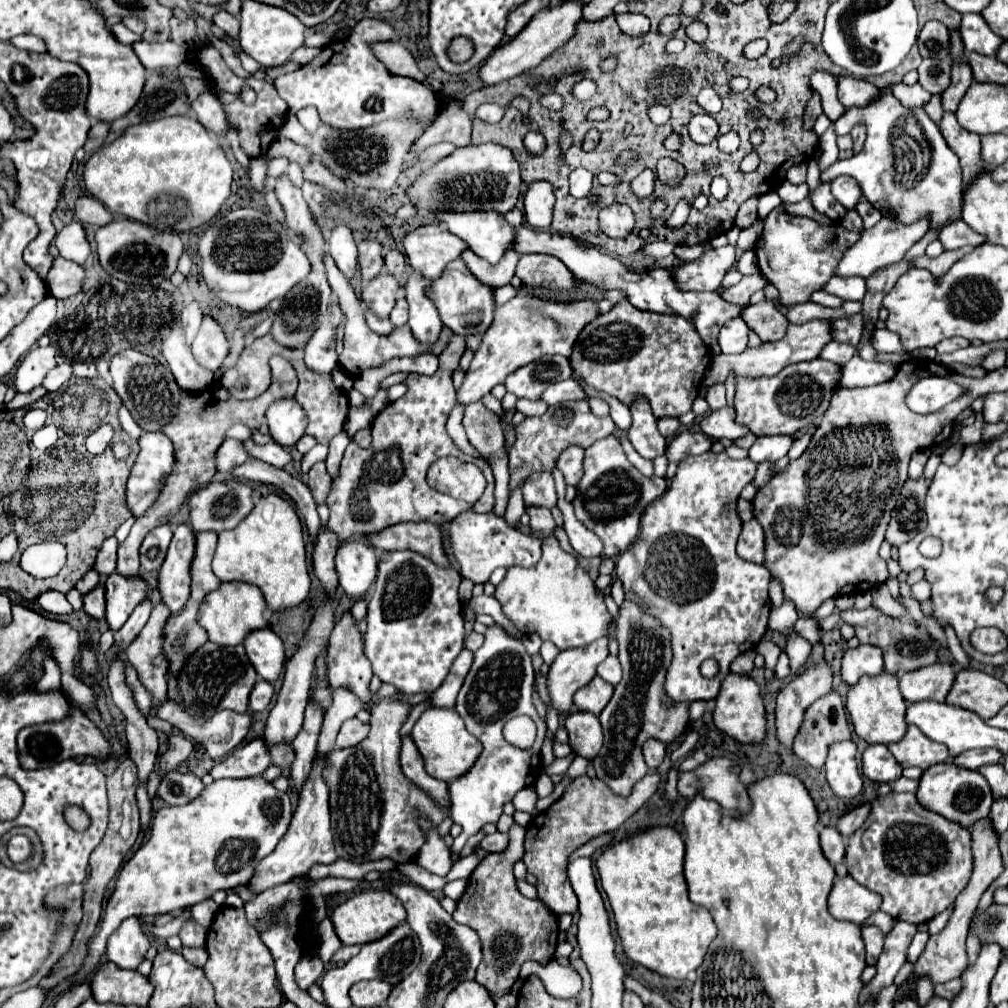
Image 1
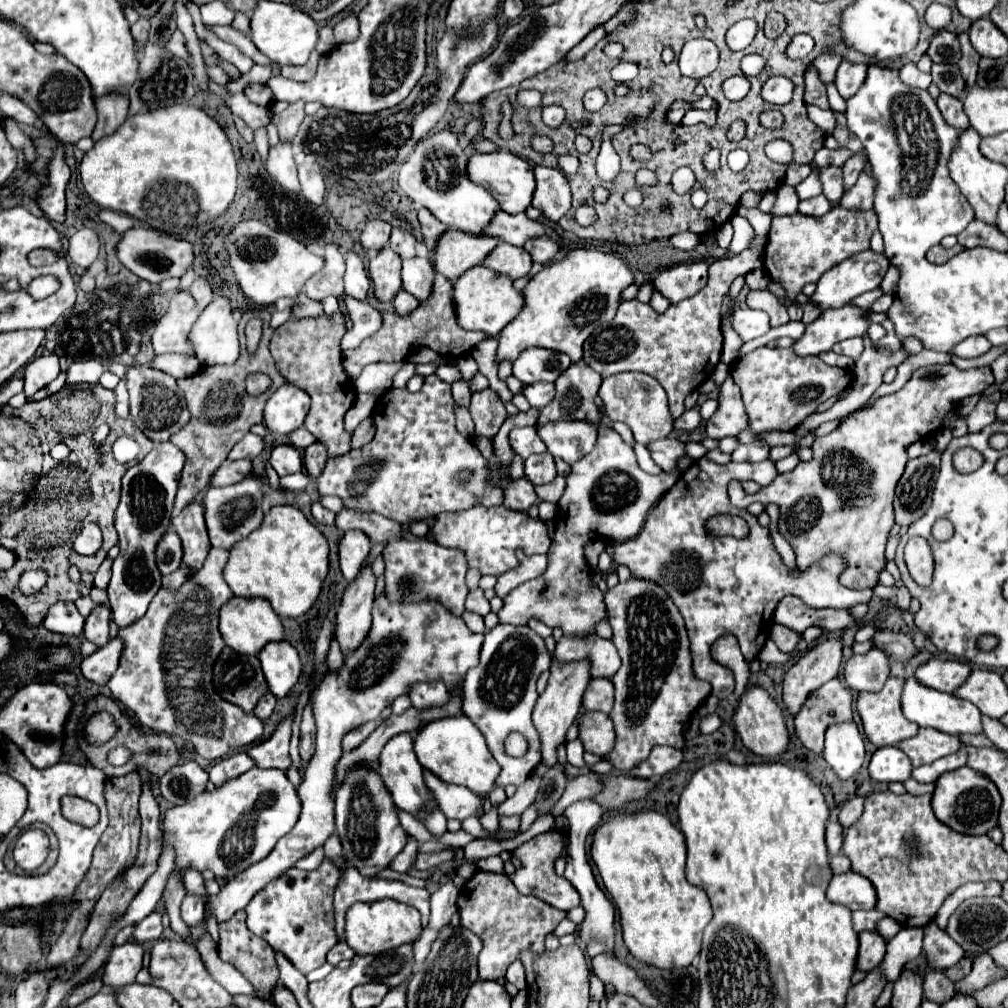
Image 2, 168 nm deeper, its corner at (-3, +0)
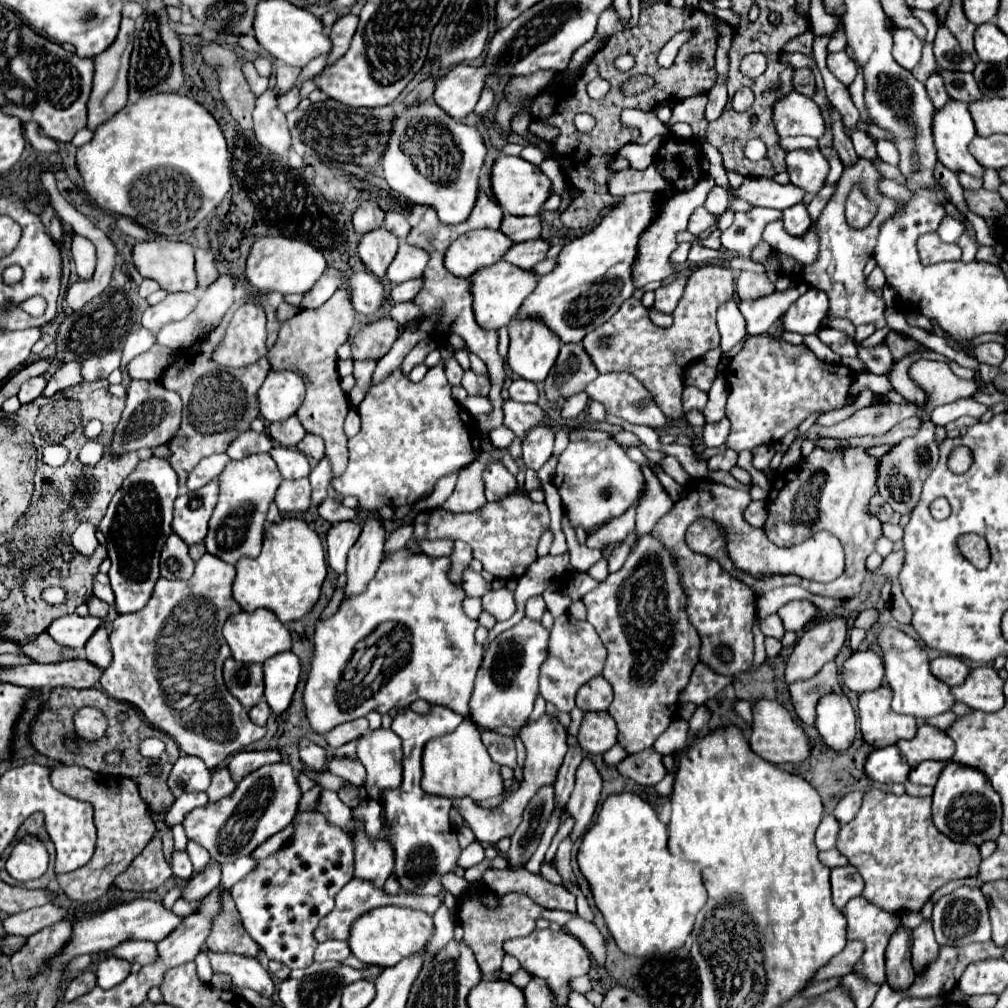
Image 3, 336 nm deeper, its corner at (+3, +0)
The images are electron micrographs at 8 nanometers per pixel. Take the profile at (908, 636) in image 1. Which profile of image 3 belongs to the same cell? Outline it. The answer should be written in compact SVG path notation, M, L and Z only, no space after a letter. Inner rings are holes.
M802 599L802 601L790 601L786 605L782 605L778 609L778 617L782 619L784 623L784 629L786 631L804 631L806 625L816 619L818 615L818 607L812 605L810 601Z

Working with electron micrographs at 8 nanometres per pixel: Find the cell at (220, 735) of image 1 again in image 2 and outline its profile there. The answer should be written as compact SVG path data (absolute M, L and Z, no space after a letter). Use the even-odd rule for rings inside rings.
M212 547L202 569L178 591L162 587L146 615L118 631L124 649L118 671L108 681L112 697L134 711L142 725L184 739L208 761L240 751L264 733L264 725L254 713L222 701L212 689L212 667L226 647L218 633L218 613L234 597L222 577L226 561L228 551Z

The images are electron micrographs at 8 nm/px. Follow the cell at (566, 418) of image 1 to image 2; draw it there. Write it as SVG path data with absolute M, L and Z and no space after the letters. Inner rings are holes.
M586 361L572 363L562 377L558 377L556 395L550 405L546 405L540 413L540 421L558 421L558 419L578 419L598 423L602 419L598 407L594 405L594 397L598 395L602 377L594 373Z

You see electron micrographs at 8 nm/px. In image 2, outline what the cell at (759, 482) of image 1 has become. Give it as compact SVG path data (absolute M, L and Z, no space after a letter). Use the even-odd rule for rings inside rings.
M792 451L786 459L782 459L782 461L776 463L776 469L778 469L778 473L786 473L786 471L794 469L796 463L800 463L800 457L798 457L798 451Z

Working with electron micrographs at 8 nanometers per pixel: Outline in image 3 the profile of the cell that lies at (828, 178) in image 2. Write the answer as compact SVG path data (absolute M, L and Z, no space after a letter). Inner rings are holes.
M796 149L786 157L790 181L808 193L818 193L828 177L830 165L820 149Z

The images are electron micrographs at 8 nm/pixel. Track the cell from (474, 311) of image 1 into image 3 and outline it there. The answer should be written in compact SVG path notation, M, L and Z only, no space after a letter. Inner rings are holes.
M498 261L490 267L482 267L478 273L472 273L468 281L470 281L472 309L474 309L476 323L482 329L498 331L500 327L510 323L510 319L518 313L518 307L522 305L522 301L534 291L536 275L532 271L514 269L514 265L508 265L506 261Z

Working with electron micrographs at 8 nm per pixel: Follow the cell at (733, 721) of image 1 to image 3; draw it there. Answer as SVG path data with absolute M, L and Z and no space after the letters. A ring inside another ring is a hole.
M758 699L752 703L752 725L750 725L750 749L768 763L800 763L808 757L808 739L802 727L790 717L790 713L776 701Z

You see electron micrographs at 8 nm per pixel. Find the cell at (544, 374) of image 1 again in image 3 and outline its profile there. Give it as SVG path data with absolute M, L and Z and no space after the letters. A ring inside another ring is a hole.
M514 317L508 331L510 351L506 361L510 369L522 379L542 383L560 353L560 339L532 319L520 321Z

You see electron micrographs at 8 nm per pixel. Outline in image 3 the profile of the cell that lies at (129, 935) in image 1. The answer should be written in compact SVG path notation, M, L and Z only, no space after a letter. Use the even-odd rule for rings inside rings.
M114 955L104 957L96 969L98 985L102 989L112 989L112 987L120 985L128 975L130 975L130 963L126 959L114 957Z

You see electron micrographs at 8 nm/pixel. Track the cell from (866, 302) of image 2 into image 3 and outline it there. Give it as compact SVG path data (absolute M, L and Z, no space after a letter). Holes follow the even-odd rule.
M876 267L868 277L866 277L866 283L868 283L868 289L882 289L884 285L886 285L886 281L884 281L884 273L882 273L882 269L880 267Z

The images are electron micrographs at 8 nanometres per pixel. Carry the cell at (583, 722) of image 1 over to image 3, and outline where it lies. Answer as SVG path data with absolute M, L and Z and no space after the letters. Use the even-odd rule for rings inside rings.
M606 711L586 713L580 725L578 743L590 755L606 753L616 743L616 723Z

